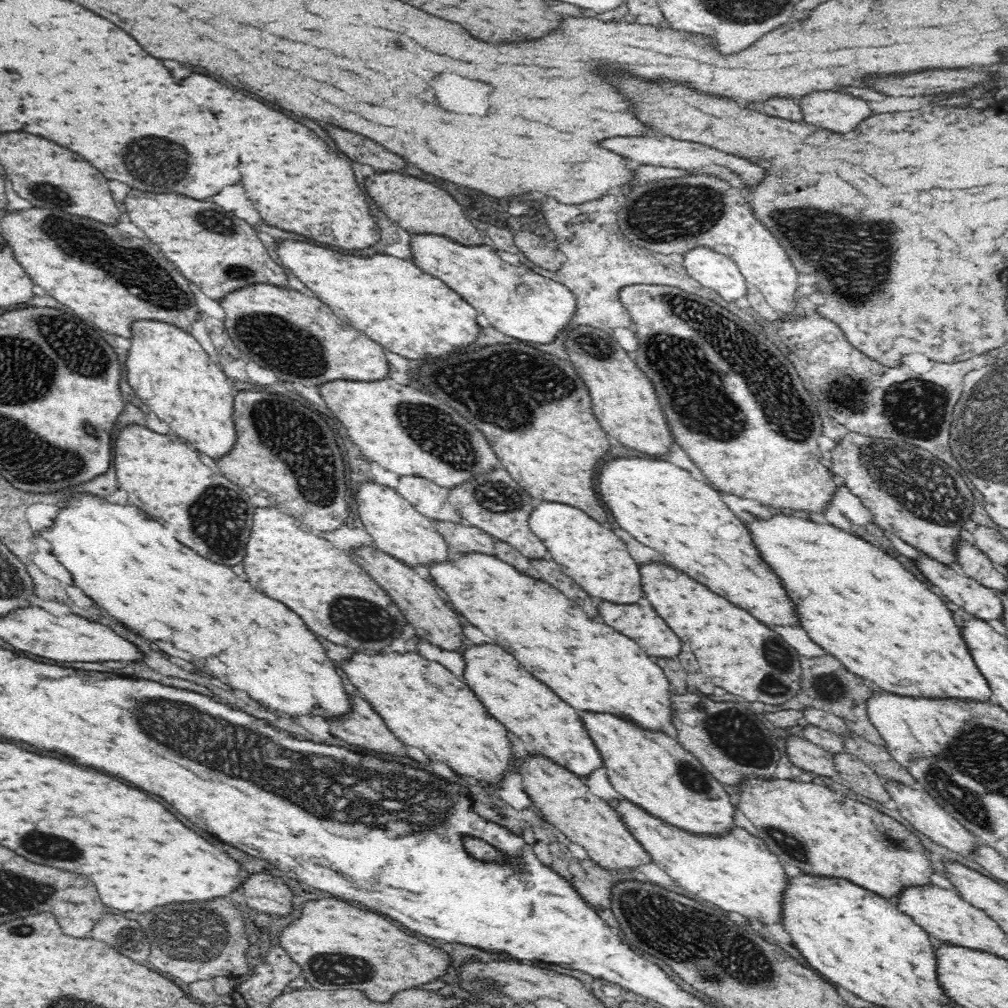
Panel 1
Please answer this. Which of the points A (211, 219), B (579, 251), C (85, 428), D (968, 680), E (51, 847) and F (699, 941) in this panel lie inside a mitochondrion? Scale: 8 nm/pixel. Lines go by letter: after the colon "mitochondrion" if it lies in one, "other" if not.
A: mitochondrion
B: other
C: mitochondrion
D: other
E: mitochondrion
F: mitochondrion

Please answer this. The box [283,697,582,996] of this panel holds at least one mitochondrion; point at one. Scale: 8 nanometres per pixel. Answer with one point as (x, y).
(326, 969)

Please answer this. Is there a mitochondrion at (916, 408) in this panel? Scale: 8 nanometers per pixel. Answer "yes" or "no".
yes

